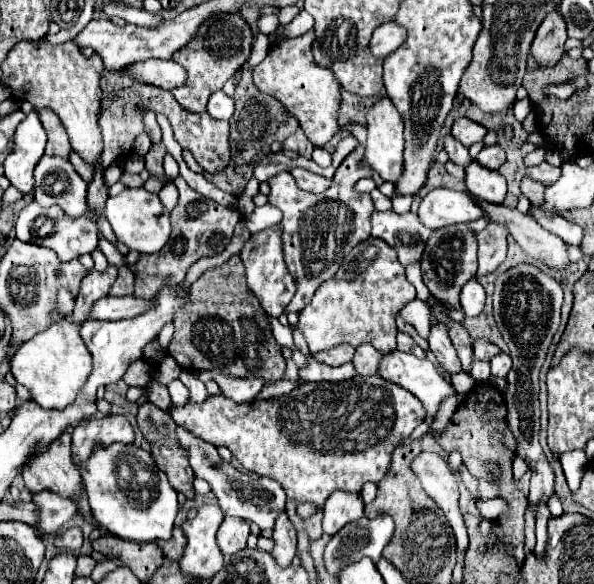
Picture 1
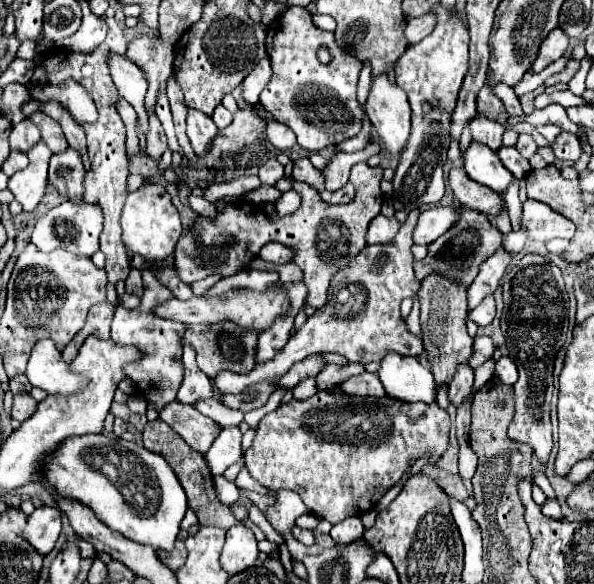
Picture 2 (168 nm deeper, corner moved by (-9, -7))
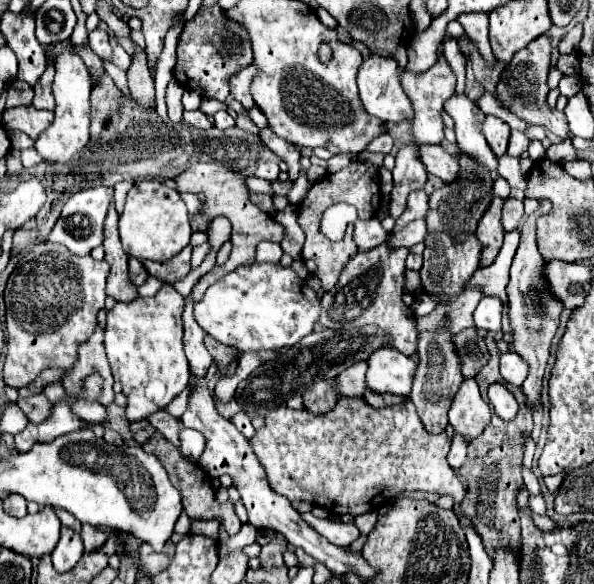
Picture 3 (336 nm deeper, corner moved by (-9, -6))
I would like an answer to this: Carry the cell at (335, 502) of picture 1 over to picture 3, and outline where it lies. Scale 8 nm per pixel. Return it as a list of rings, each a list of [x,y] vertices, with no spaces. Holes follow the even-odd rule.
[[[310,512],[302,514],[302,518],[336,546],[350,546],[360,536],[360,530],[352,522],[332,522],[328,518],[316,518]]]

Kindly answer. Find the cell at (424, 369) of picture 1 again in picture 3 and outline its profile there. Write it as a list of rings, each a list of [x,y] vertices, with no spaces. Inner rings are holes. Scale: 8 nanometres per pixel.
[[[380,348],[368,358],[366,384],[374,392],[408,394],[416,374],[416,362],[394,348]]]

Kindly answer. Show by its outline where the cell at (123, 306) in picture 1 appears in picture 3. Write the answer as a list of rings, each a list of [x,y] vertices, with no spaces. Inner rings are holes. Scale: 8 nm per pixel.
[[[250,264],[246,268],[238,268],[210,286],[200,302],[194,302],[194,318],[198,326],[210,334],[214,340],[234,346],[240,352],[260,350],[260,348],[276,348],[296,344],[306,334],[314,330],[314,322],[318,320],[320,300],[306,286],[306,280],[300,280],[292,268],[282,268],[280,264]]]

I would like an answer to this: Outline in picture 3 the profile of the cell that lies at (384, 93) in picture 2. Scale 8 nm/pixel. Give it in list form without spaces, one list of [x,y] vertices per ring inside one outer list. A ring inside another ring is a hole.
[[[372,54],[368,60],[364,60],[362,68],[358,72],[358,90],[360,90],[360,100],[366,108],[366,112],[380,118],[384,124],[388,124],[388,122],[400,124],[402,120],[410,120],[414,114],[412,104],[400,86],[398,64],[392,58]]]

